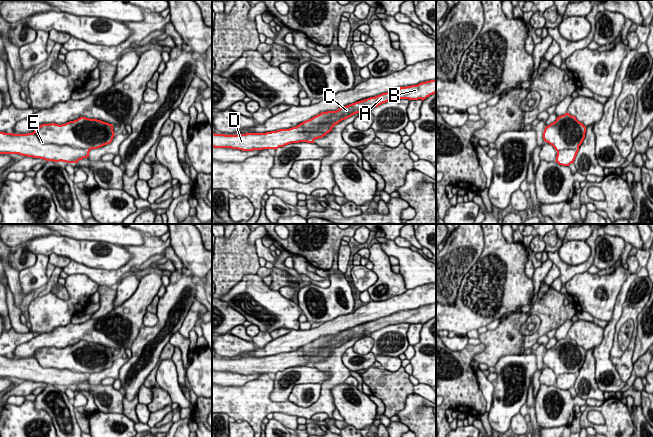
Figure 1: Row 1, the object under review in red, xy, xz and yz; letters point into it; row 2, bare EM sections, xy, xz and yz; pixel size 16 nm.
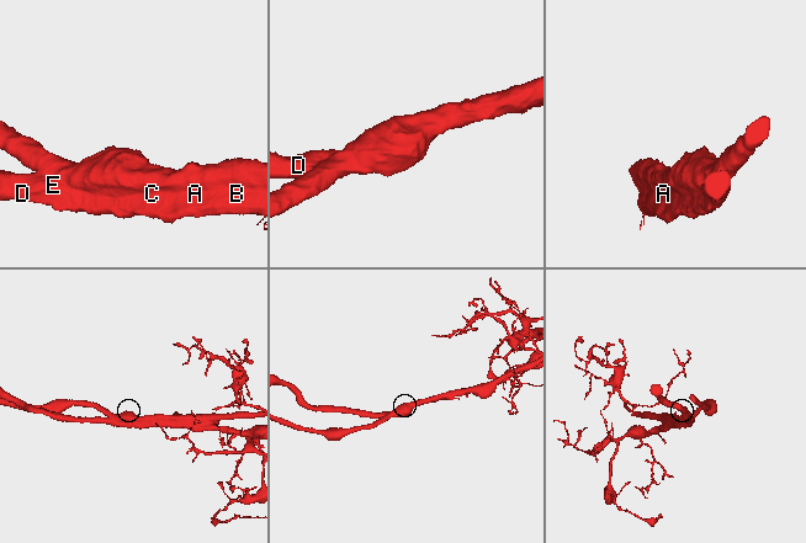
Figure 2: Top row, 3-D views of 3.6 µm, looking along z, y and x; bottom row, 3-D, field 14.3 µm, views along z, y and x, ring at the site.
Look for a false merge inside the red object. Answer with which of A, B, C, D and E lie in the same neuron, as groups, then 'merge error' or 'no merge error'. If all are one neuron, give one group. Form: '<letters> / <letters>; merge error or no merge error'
A B C D / E; merge error

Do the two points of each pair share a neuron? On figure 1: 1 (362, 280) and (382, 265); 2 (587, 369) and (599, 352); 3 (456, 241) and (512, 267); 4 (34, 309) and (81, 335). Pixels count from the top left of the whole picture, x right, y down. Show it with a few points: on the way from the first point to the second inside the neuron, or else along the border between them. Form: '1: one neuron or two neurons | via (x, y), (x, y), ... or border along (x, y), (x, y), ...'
1: two neurons | border along (372, 270), (376, 275), (376, 281), (367, 290)
2: two neurons | border along (593, 349), (595, 382)
3: two neurons | border along (484, 234), (483, 251), (467, 272)
4: two neurons | border along (70, 322), (41, 332)

